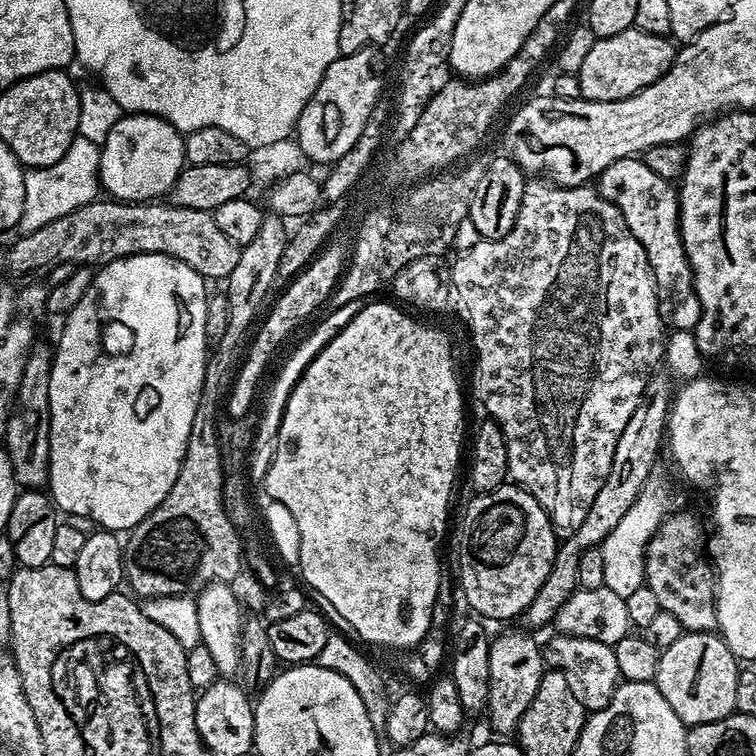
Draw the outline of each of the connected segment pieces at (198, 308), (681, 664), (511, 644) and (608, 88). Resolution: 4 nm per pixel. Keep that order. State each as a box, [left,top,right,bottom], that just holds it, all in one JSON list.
[[46,254,210,534],[654,631,740,726],[486,631,546,737],[578,26,677,102]]

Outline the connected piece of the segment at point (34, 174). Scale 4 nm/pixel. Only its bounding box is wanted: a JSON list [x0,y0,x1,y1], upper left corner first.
[17,135,100,234]

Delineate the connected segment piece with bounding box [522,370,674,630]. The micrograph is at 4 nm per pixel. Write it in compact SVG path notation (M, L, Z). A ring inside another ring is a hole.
M664 370L653 372L651 378L648 379L646 390L638 402L638 410L634 410L634 414L630 414L630 422L626 422L626 430L622 430L622 438L618 438L618 446L614 446L614 462L610 462L610 474L606 474L606 482L602 482L602 490L598 490L598 495L595 496L590 510L586 510L586 518L582 518L582 526L578 526L578 530L574 530L574 534L563 537L559 541L556 549L556 561L546 578L546 582L542 582L542 586L538 590L534 602L530 602L530 606L526 606L522 617L522 623L524 623L523 627L525 629L537 630L536 628L544 628L547 624L549 627L555 621L558 610L562 610L562 606L566 606L568 599L577 590L578 562L581 561L582 554L591 548L601 547L603 540L607 538L607 535L614 529L614 526L618 525L618 520L625 517L627 510L637 501L638 494L641 493L643 487L646 486L648 480L653 475L654 471L652 470L656 466L658 452L659 450L661 452L662 445L665 443L668 411L672 409L673 395L673 377Z

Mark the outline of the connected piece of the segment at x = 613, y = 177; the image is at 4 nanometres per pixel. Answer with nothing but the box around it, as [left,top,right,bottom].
[598,158,700,333]

